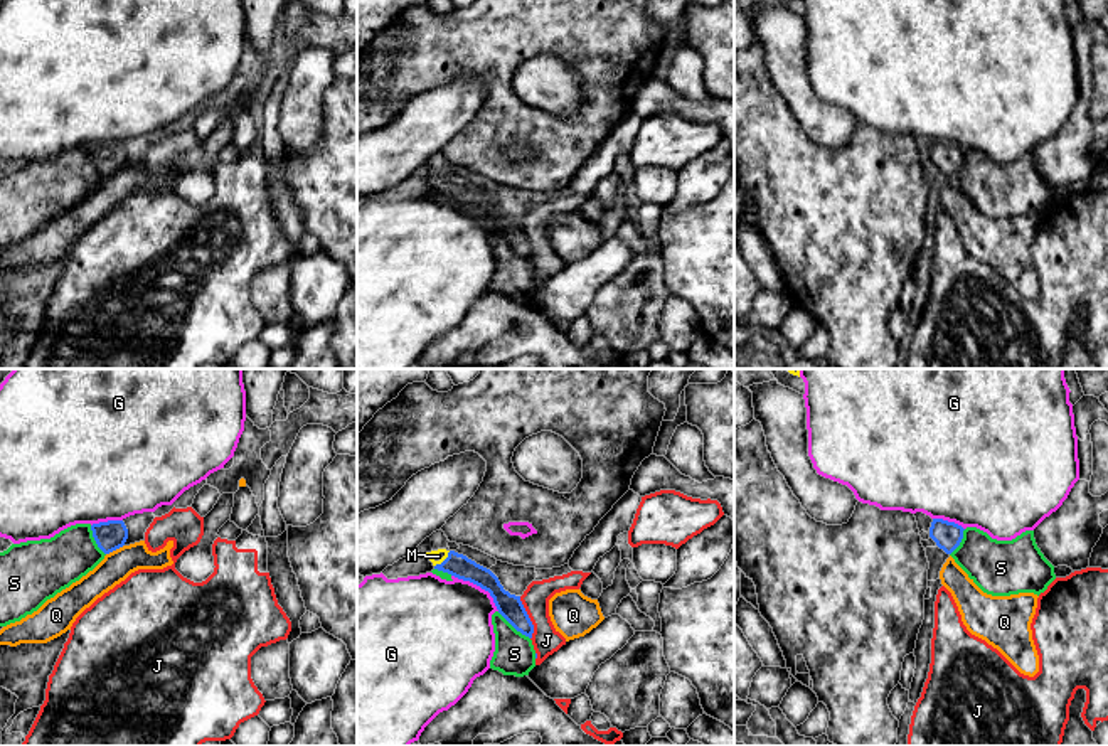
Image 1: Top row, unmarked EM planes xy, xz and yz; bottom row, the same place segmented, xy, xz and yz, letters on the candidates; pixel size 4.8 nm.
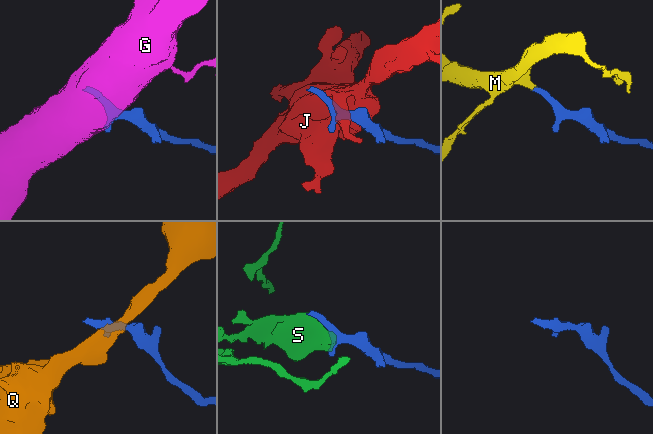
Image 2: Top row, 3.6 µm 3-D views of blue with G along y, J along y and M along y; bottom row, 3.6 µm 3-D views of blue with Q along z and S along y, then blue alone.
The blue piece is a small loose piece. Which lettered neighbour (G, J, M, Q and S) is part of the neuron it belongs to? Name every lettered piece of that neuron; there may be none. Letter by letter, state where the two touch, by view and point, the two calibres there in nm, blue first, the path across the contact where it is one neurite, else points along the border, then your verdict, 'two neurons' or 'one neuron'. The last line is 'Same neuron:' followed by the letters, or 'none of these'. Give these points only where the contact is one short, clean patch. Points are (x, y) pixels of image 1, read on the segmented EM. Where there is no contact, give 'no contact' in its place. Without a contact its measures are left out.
G: contact xz (479, 585); calibres 120 and 440 nm; two neurons
J: contact xz (529, 618); calibres 120 and 140 nm; two neurons
M: contact xz (445, 559); calibres 110 and 70 nm; way xz (457, 564), (445, 559), (438, 556); one neuron
Q: contact xy (115, 549); calibres 140 and 150 nm; two neurons
S: contact xz (514, 627); calibres 120 and 190 nm; two neurons
Same neuron: M

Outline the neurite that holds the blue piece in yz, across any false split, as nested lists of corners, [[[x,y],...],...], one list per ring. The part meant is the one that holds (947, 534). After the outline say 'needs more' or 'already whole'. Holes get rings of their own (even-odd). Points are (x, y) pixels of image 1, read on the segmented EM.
[[[933,519],[930,527],[930,537],[936,542],[940,549],[943,549],[946,554],[951,554],[963,539],[963,527],[948,522],[943,519]]] | already whole

